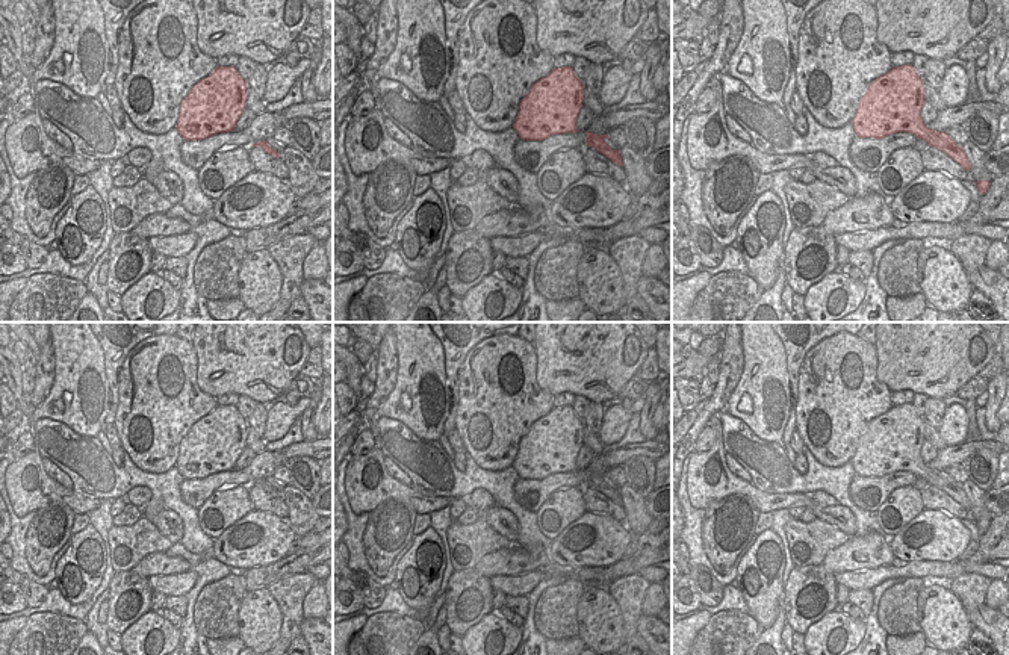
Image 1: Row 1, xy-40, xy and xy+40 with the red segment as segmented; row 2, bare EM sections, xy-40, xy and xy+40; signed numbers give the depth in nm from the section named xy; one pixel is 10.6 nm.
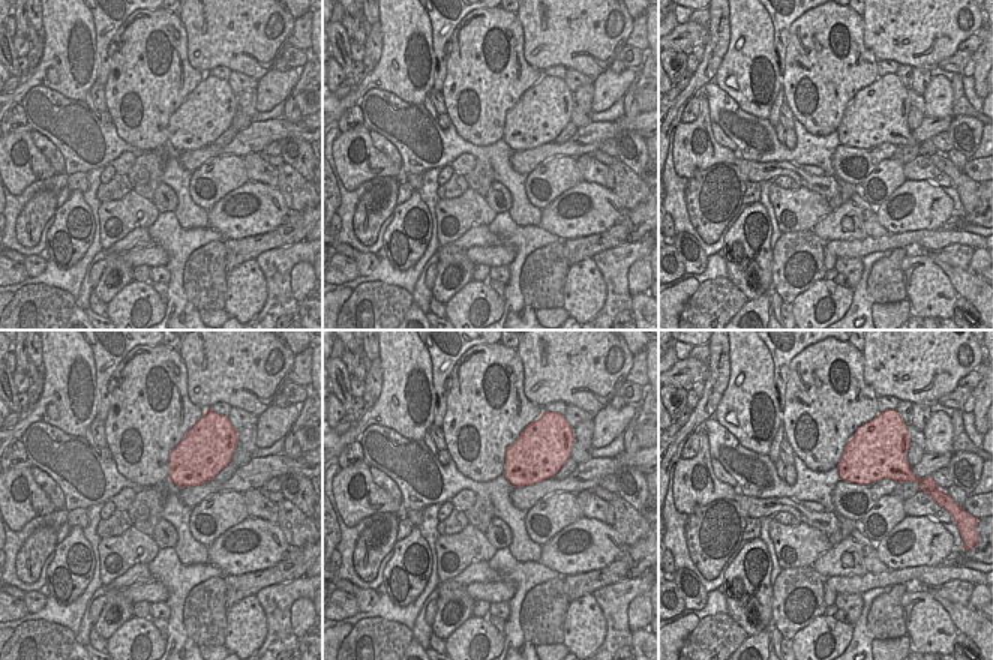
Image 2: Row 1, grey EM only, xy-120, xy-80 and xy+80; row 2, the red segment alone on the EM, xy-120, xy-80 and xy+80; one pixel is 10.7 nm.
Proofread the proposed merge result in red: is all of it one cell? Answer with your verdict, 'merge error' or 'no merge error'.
no merge error

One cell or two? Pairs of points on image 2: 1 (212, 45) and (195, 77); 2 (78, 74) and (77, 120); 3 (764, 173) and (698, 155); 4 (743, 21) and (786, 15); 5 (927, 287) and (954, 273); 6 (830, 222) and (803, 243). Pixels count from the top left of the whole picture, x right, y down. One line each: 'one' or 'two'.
1: two
2: two
3: one
4: two
5: two
6: two

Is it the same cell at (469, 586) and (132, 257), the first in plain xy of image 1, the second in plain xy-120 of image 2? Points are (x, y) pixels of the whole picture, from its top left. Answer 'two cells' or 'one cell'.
two cells

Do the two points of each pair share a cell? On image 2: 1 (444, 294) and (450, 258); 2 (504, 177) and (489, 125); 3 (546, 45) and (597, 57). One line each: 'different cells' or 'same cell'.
1: same cell
2: different cells
3: same cell

